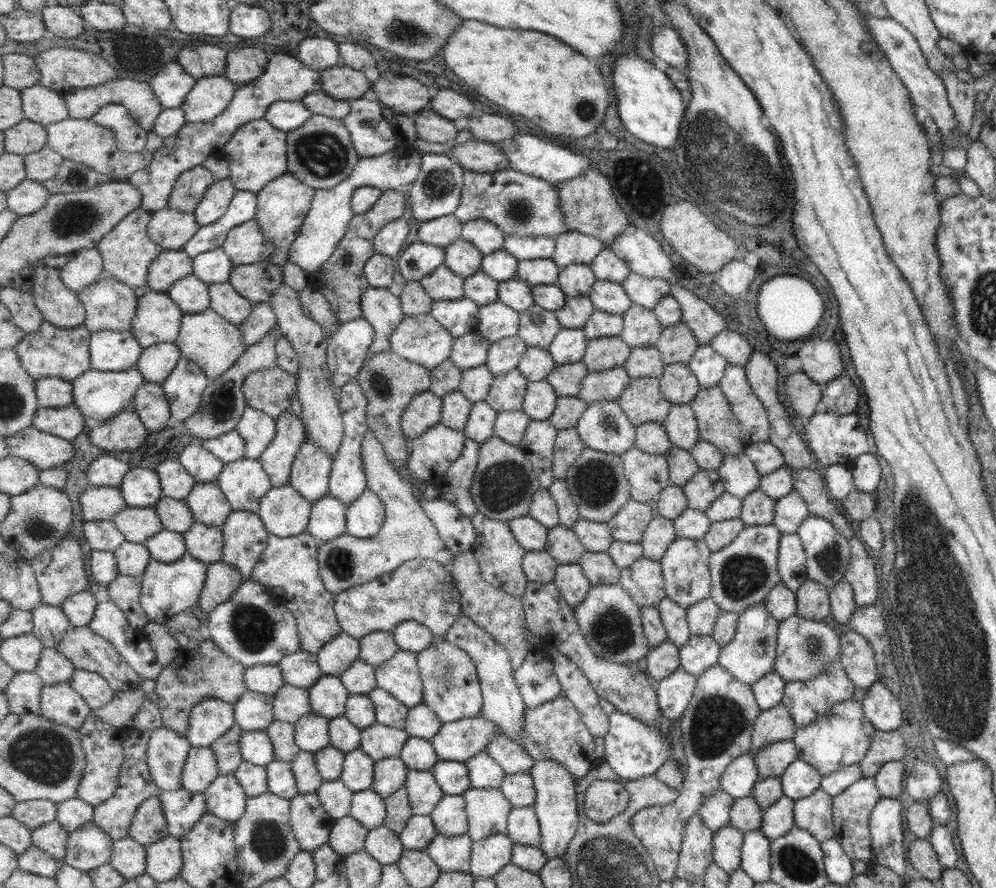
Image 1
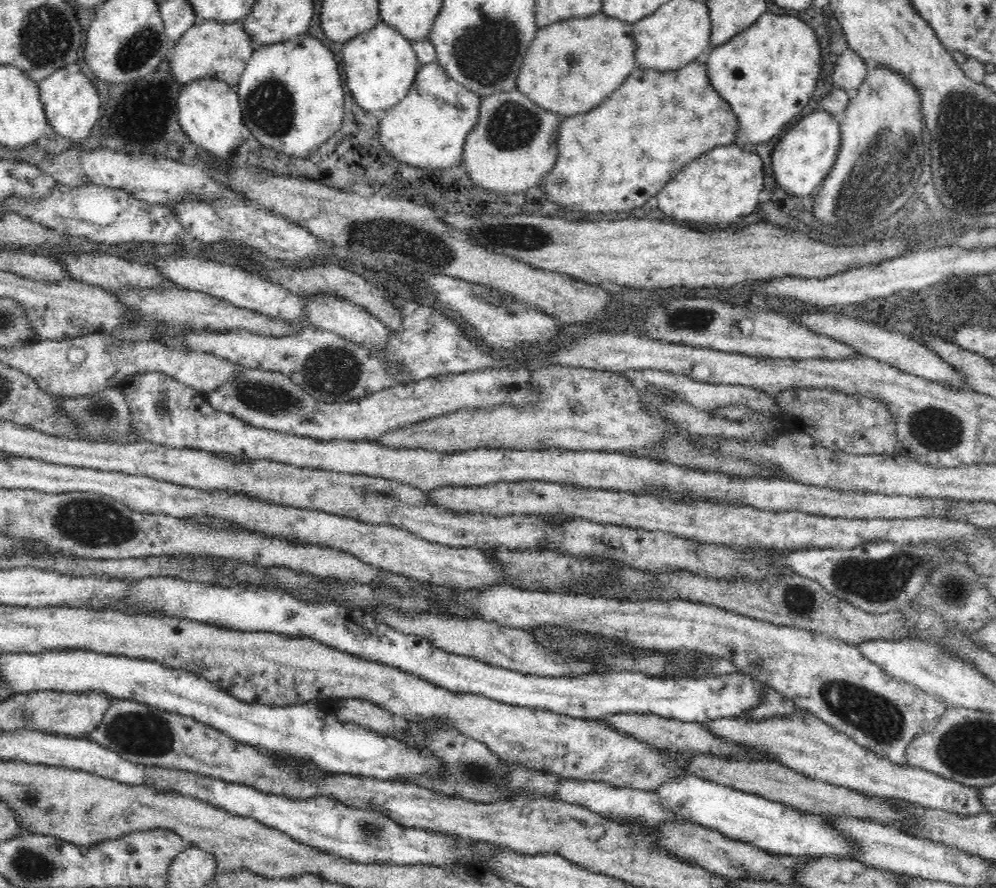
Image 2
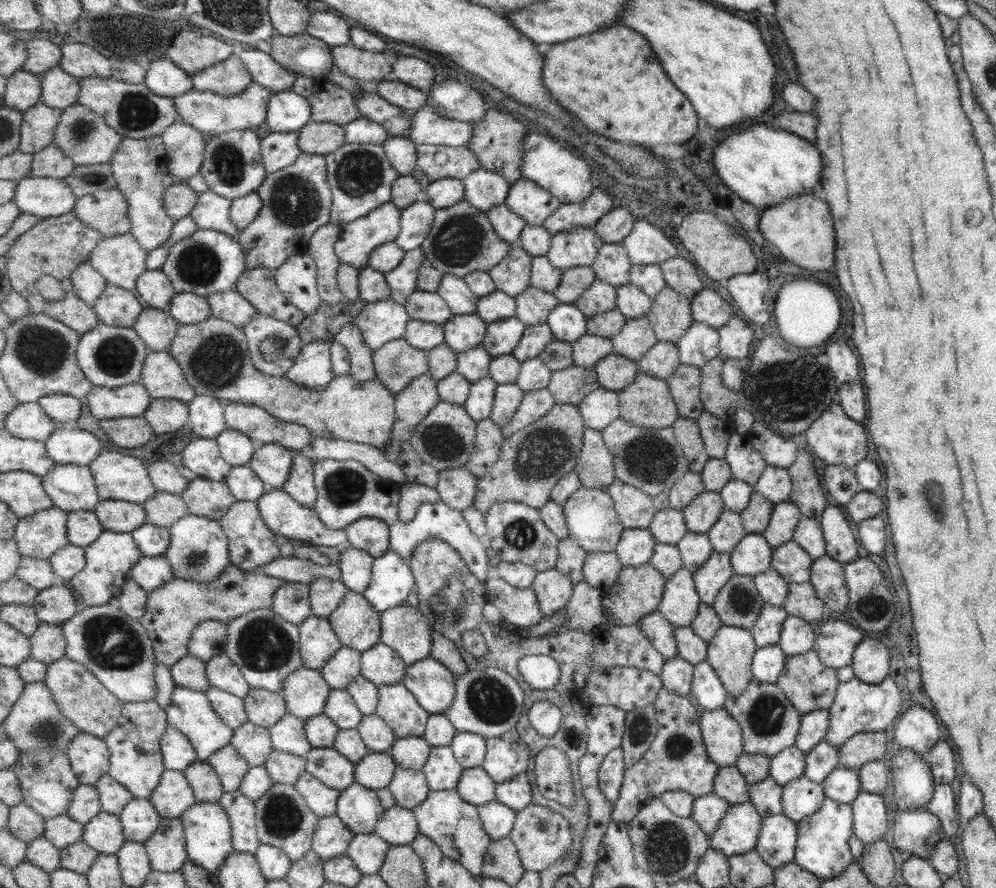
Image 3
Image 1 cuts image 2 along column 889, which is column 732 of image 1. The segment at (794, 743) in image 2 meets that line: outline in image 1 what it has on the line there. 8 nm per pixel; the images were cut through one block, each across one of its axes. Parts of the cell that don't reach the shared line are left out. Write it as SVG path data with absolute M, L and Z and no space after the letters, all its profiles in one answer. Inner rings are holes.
M741 753L726 766L719 785L733 799L743 798L753 792L758 771L751 753Z

